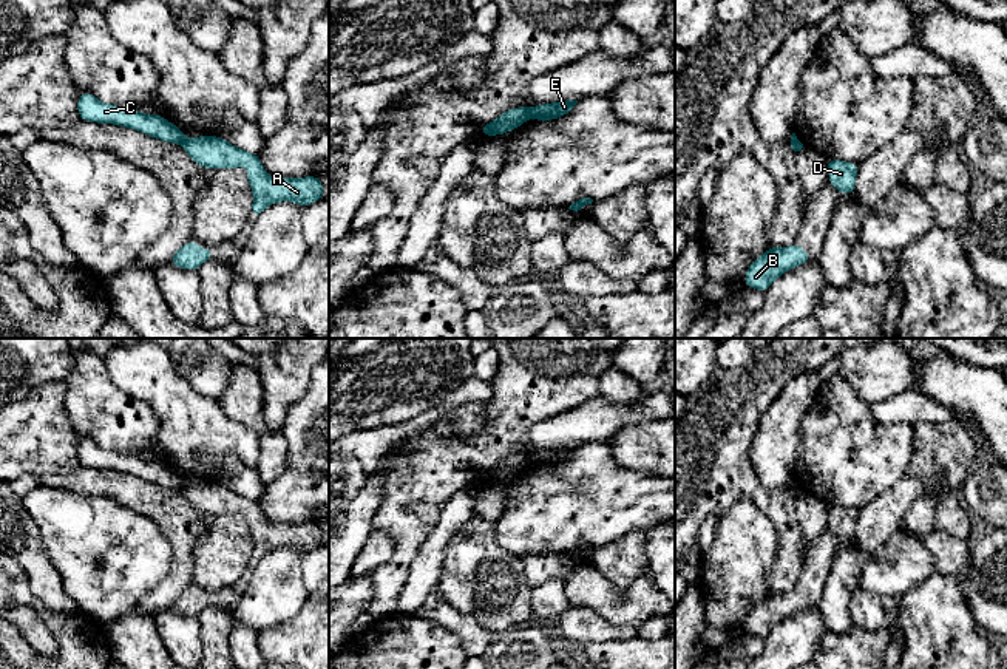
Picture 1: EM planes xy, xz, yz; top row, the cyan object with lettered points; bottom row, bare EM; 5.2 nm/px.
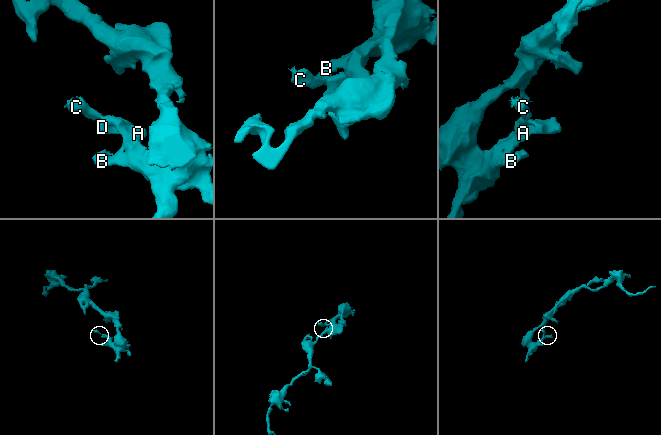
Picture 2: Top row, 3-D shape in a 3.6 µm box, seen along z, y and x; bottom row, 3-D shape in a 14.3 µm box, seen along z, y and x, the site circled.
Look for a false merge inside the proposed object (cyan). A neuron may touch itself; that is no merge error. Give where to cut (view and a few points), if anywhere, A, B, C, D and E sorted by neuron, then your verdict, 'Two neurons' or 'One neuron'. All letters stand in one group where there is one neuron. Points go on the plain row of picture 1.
Split along xz (528, 453), (530, 462). Groups: A B D E / C. Two neurons

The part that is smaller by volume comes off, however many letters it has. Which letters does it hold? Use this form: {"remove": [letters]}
{"remove": ["C"]}

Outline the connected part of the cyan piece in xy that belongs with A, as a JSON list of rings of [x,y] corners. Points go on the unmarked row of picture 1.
[[[221,484],[185,485],[182,493],[196,510],[209,516],[247,511],[249,518],[246,521],[253,538],[252,561],[255,564],[273,548],[292,547],[306,553],[323,544],[320,524],[270,524],[263,516],[258,501],[247,499]]]

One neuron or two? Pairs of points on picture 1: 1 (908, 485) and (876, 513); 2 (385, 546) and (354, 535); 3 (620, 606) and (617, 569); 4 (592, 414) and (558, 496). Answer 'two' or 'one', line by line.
1: one
2: two
3: two
4: two

